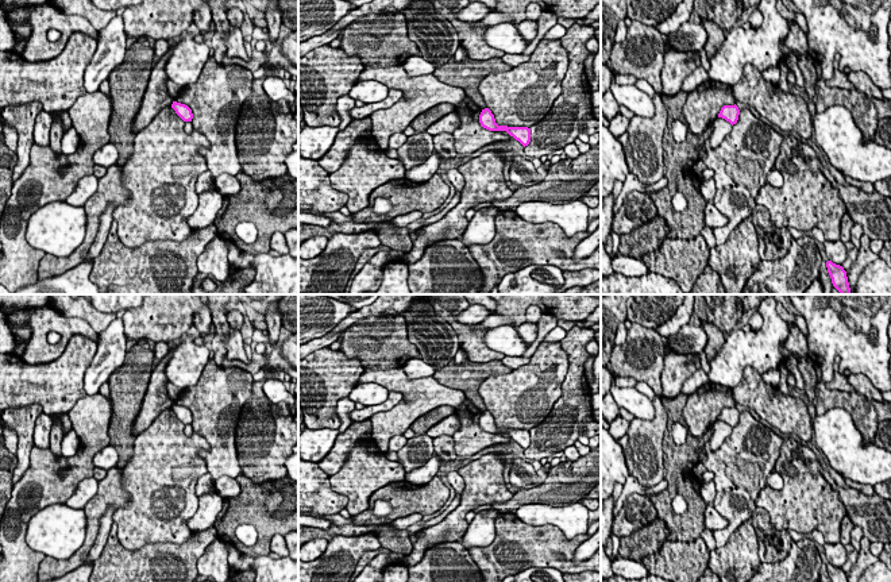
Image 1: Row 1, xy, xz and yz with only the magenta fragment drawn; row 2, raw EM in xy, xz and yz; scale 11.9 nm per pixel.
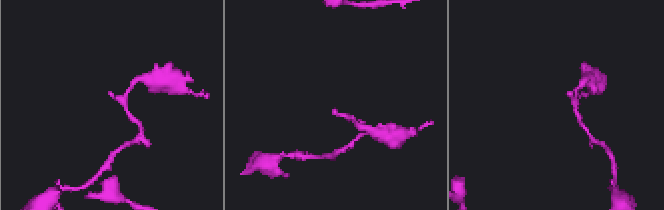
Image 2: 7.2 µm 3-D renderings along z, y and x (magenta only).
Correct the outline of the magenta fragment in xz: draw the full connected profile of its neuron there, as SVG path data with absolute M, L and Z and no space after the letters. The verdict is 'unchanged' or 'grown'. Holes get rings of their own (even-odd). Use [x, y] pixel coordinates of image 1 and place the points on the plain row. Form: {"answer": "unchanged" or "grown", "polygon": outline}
{"answer": "unchanged", "polygon": "M489 411L482 412L479 417L479 425L483 431L489 433L506 433L510 439L518 443L524 450L528 448L531 444L531 431L498 428L495 425L494 417Z"}

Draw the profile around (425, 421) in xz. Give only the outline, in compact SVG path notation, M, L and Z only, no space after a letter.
M441 405L418 417L416 421L413 421L410 428L416 432L416 435L427 435L427 431L431 427L433 427L435 424L437 424L439 421L454 413L455 408L451 408L448 405Z

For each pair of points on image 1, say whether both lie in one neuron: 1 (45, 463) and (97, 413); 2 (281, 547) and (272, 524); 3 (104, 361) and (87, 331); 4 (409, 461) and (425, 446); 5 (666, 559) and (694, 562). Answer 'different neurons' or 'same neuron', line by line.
1: same neuron
2: different neurons
3: different neurons
4: same neuron
5: same neuron

